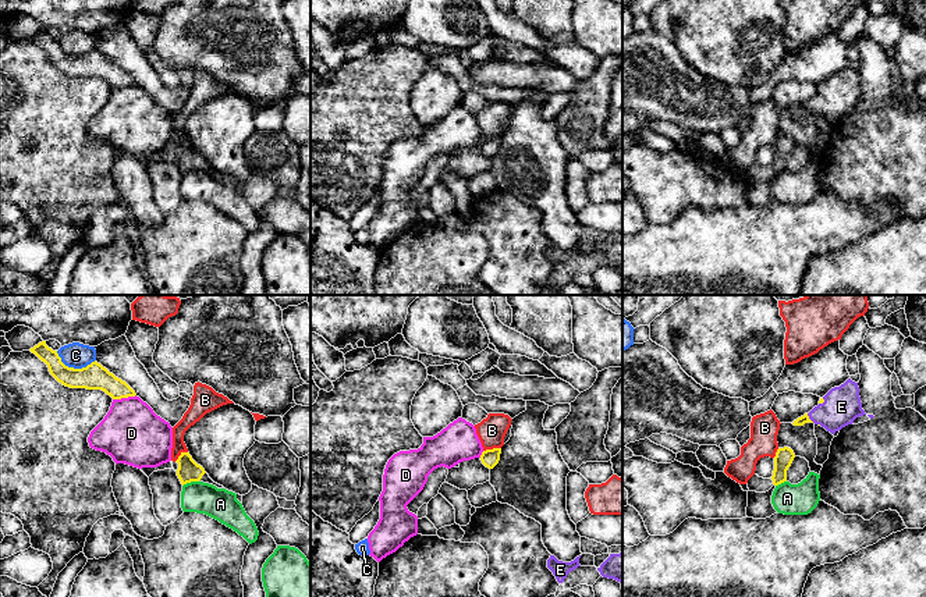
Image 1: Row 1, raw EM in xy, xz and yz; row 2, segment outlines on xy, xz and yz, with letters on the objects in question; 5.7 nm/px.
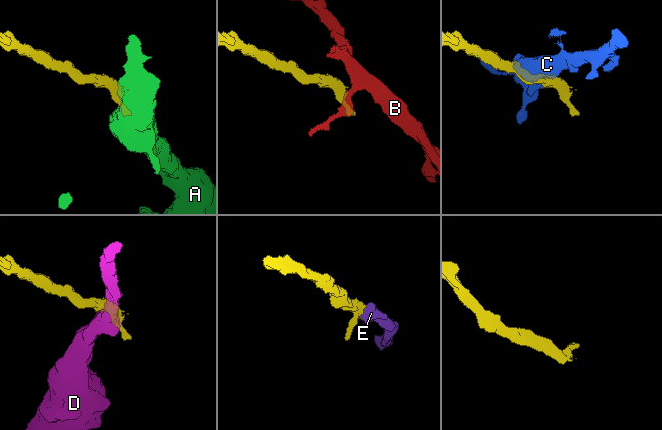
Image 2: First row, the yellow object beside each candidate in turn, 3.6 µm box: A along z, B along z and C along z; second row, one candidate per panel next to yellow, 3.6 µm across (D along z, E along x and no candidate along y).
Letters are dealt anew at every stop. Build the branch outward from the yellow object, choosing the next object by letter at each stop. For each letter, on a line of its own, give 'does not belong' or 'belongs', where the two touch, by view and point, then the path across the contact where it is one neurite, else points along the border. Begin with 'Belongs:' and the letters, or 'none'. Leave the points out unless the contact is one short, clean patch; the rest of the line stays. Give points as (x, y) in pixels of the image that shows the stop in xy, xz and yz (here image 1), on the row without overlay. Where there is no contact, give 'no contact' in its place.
Belongs: E
A: does not belong; contact xy (190, 170)
B: does not belong; contact xz (493, 137); border xz (500, 135), (483, 139)
C: does not belong; contact xy (73, 56)
D: does not belong; contact xy (124, 85)
E: belongs; contact yz (808, 106); way yz (804, 107), (808, 106), (832, 102), (841, 95)

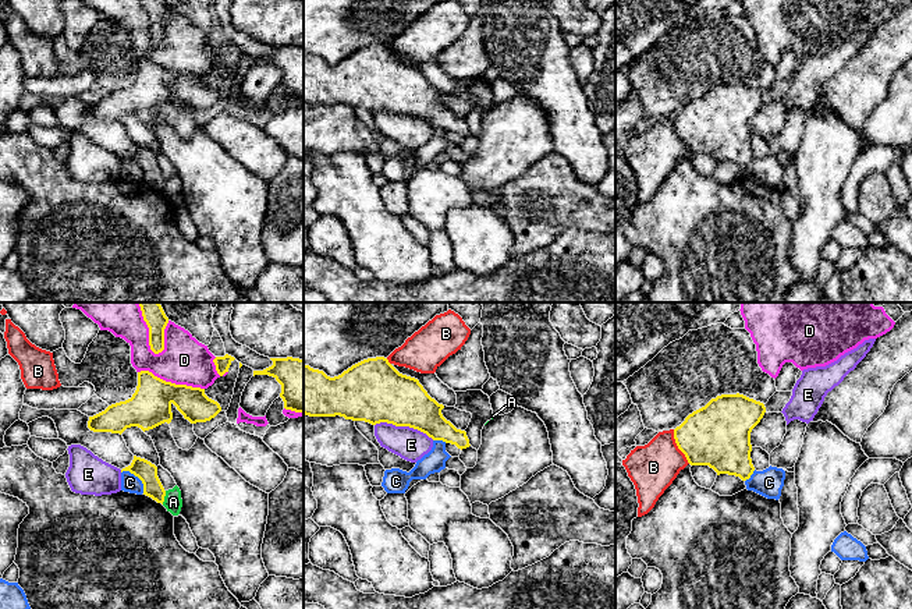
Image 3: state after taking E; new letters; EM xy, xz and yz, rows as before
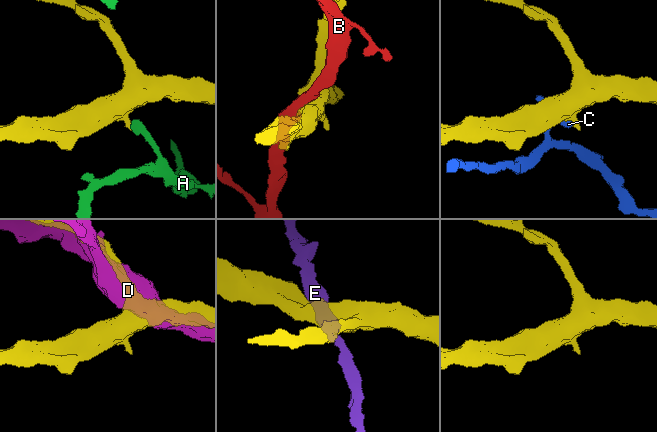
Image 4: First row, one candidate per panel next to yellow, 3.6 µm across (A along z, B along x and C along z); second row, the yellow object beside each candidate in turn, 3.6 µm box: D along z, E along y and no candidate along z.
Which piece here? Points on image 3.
Belongs: none
A: does not belong; contact xy (163, 186); border xy (166, 179), (162, 191)
B: does not belong; contact yz (677, 133)
C: does not belong; contact xy (138, 165)
D: does not belong; contact xy (149, 22)
E: does not belong; contact xz (404, 113)

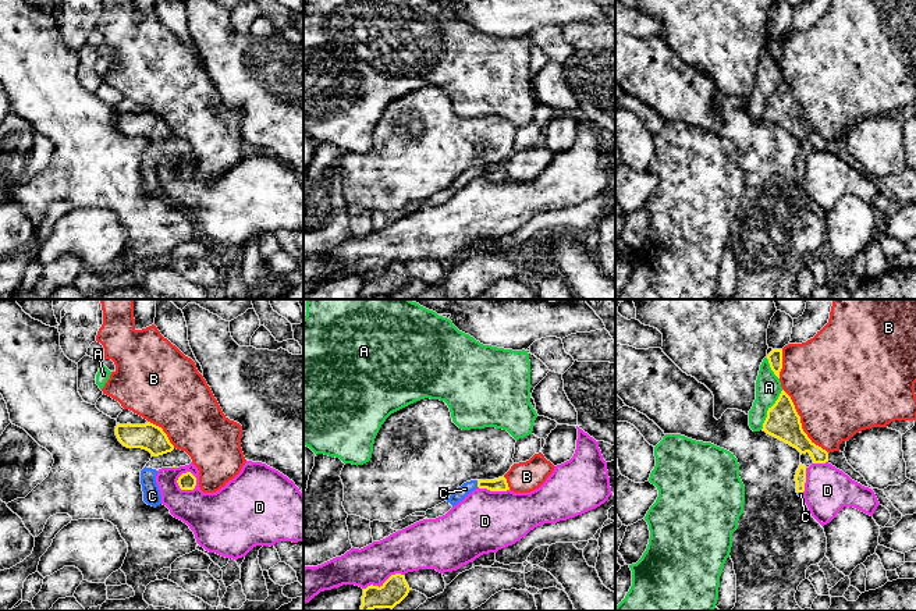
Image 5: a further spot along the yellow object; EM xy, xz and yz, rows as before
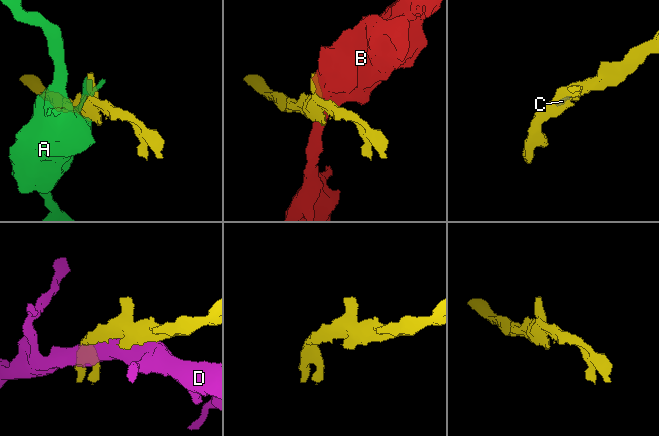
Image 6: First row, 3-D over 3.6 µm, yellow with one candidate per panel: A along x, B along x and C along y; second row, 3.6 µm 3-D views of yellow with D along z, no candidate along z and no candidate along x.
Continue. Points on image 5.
Belongs: C
A: does not belong; contact yz (769, 98)
B: does not belong; contact yz (801, 112)
C: belongs; contact xz (478, 173); way xz (497, 173), (478, 173), (465, 177)
D: does not belong; contact xy (178, 167)

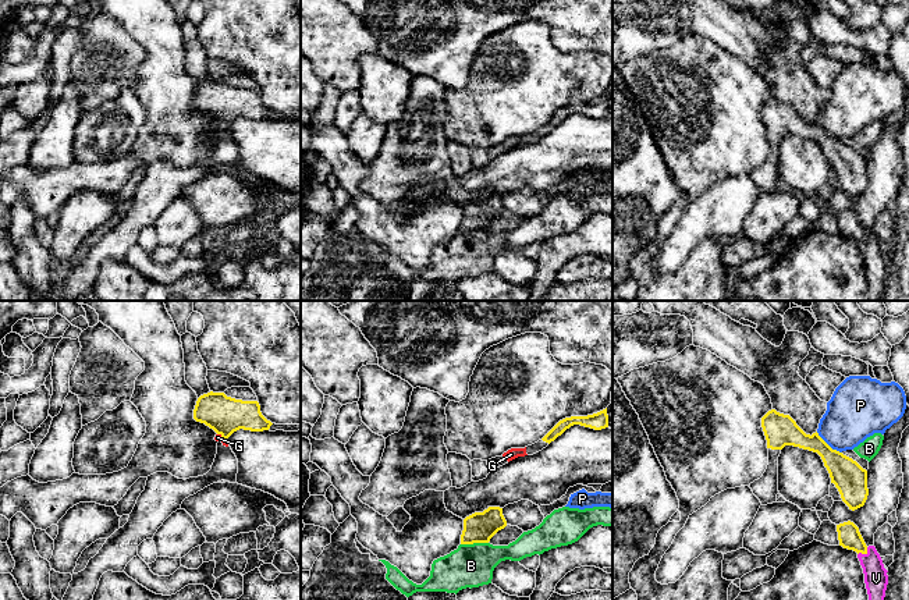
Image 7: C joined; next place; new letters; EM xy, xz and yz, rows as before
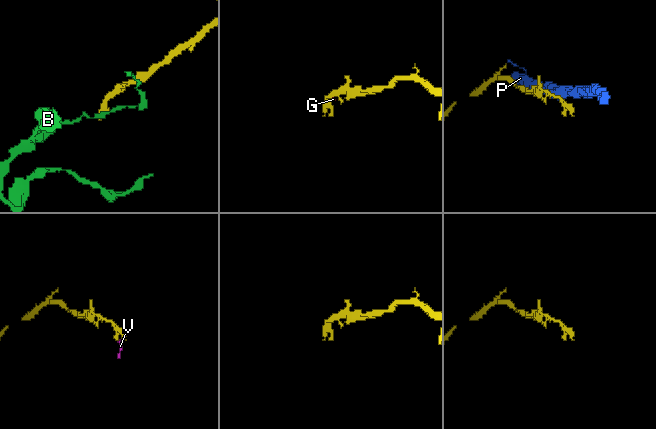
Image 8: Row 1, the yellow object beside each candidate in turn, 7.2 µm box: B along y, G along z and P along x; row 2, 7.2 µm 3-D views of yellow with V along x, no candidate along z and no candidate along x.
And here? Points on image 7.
Belongs: G, V
B: does not belong; contact xz (473, 230); border xz (487, 230), (461, 233)
G: belongs; contact xy (222, 124); way xy (224, 103), (222, 124), (217, 125)
P: does not belong; contact yz (827, 132); border yz (816, 120), (833, 137), (841, 141)
V: belongs; contact yz (863, 241); way yz (849, 226), (863, 241), (870, 248), (876, 266)

